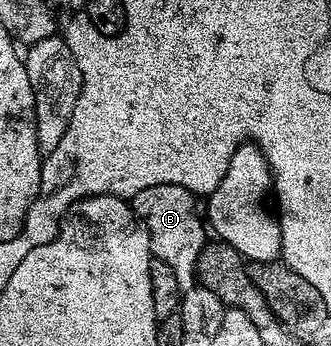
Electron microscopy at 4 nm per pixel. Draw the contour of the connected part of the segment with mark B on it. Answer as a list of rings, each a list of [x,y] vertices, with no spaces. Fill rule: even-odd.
[[[157,184],[146,187],[131,198],[131,208],[145,223],[149,233],[149,245],[151,256],[160,262],[168,264],[175,274],[176,285],[182,293],[195,288],[197,284],[197,263],[202,249],[207,244],[208,236],[203,220],[200,221],[200,211],[196,209],[195,194],[184,187],[175,184]]]

